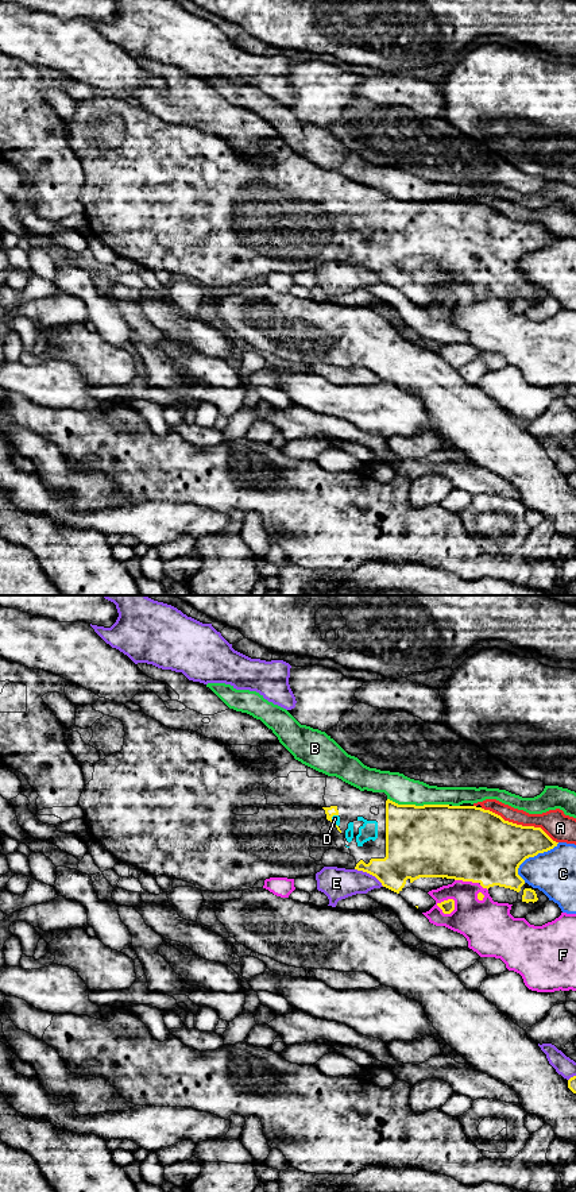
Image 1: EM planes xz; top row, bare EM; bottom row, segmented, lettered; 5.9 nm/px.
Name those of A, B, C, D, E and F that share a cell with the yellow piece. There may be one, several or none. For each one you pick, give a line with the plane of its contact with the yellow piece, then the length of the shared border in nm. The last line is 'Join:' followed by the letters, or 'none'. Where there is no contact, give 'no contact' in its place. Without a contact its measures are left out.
D: meets yellow in xz; contact 80 nm long
Join: D

